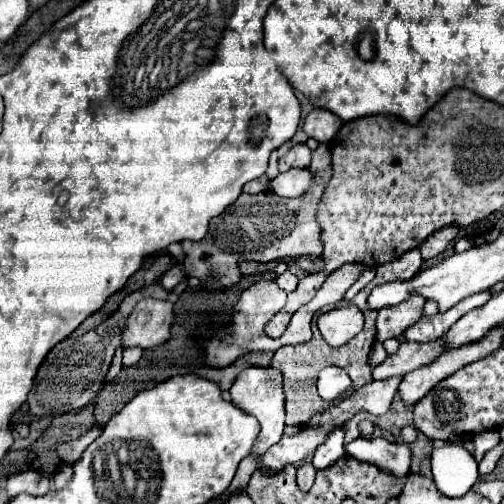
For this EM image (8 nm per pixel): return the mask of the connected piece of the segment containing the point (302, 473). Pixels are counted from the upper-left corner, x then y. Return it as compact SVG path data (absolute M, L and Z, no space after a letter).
M302 463L298 467L298 487L302 491L308 491L312 487L312 483L314 483L314 475L316 475L314 465L312 463Z

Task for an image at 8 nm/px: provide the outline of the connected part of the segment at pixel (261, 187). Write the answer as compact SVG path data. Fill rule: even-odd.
M262 175L262 177L254 179L254 181L248 181L244 185L244 193L262 193L262 191L268 191L268 183L270 183L270 179L266 175Z

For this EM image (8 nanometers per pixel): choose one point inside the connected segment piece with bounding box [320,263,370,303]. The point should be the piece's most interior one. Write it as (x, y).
(338, 281)

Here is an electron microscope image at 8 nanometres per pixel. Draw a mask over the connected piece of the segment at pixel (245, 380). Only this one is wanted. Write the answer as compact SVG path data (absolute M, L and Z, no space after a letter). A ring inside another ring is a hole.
M246 367L232 383L230 387L230 395L232 401L246 413L254 415L260 421L260 435L256 439L256 447L252 449L252 453L266 453L268 447L272 447L274 443L280 441L282 431L284 431L284 383L282 383L282 375L278 369L274 367Z

